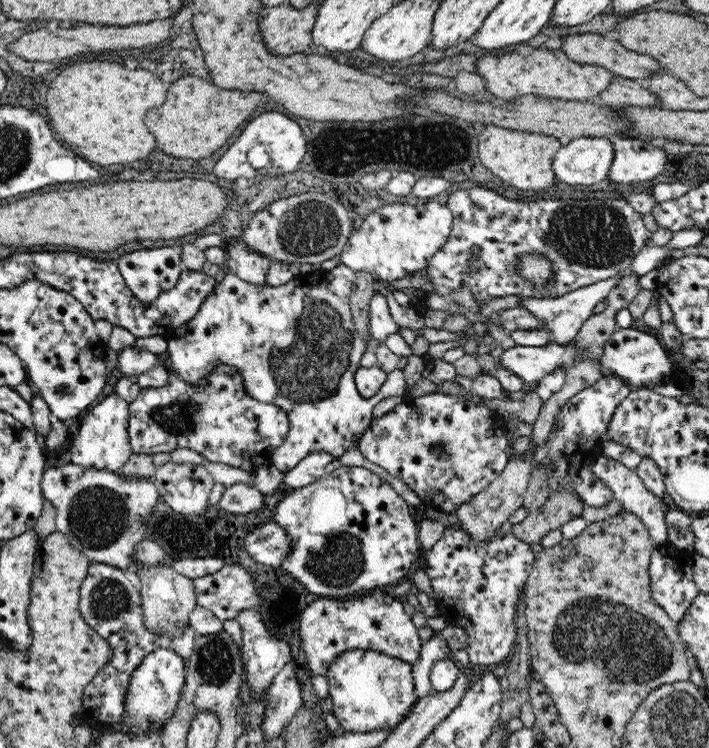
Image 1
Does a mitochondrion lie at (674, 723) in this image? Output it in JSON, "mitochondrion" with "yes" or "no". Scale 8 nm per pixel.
{"mitochondrion":"yes"}

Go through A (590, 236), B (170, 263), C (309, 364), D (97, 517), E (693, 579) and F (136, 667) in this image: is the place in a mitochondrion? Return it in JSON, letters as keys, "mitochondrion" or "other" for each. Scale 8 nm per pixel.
{"A":"mitochondrion","B":"other","C":"mitochondrion","D":"mitochondrion","E":"other","F":"other"}

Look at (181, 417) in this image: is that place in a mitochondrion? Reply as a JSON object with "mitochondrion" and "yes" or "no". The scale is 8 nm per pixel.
{"mitochondrion":"yes"}

